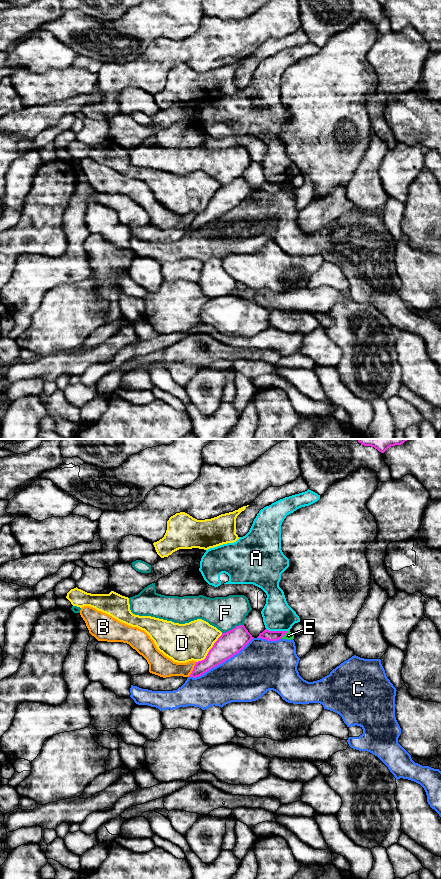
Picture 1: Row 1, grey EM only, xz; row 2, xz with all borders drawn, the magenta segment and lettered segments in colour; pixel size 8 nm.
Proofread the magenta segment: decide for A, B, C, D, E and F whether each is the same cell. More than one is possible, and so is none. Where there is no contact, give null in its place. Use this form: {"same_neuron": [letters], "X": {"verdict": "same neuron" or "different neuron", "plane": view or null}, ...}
{"same_neuron": [], "A": {"verdict": "different neuron", "plane": "xz"}, "B": {"verdict": "different neuron", "plane": "xz"}, "C": {"verdict": "different neuron", "plane": "xz"}, "D": {"verdict": "different neuron", "plane": "xz"}, "E": {"verdict": "different neuron", "plane": "xz"}, "F": {"verdict": "different neuron", "plane": "xz"}}

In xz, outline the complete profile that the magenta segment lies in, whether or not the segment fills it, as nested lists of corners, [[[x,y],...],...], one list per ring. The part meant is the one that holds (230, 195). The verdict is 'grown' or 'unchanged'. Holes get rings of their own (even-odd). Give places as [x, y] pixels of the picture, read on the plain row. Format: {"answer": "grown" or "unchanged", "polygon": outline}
{"answer": "unchanged", "polygon": [[[244,177],[236,178],[232,182],[222,185],[209,202],[206,210],[196,214],[190,229],[199,229],[222,216],[239,205],[253,190]]]}

